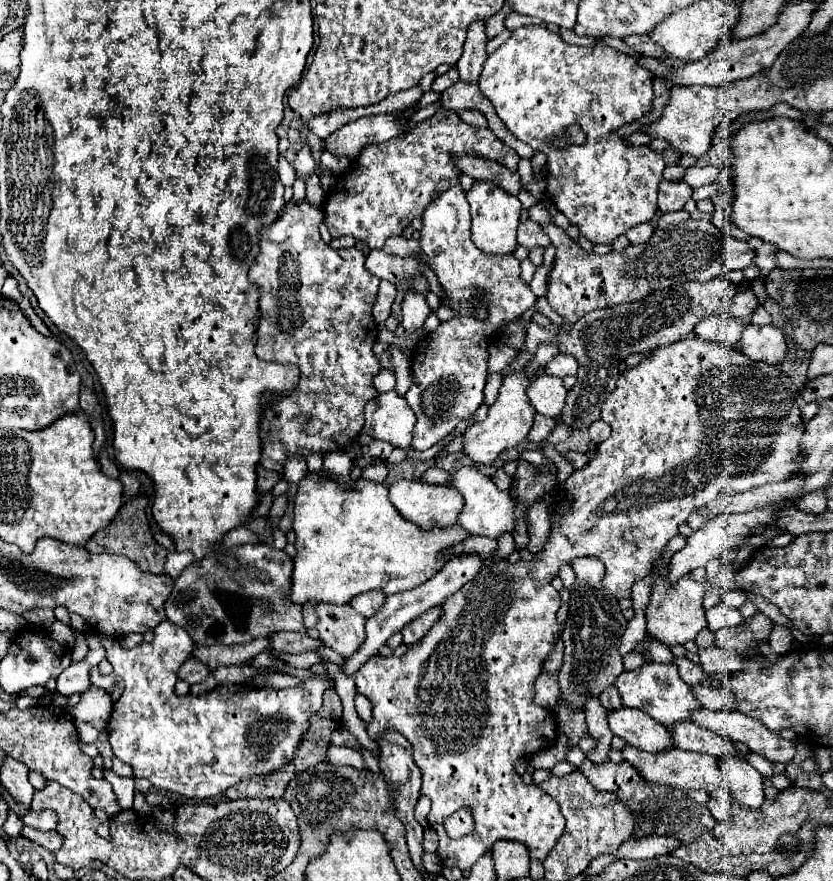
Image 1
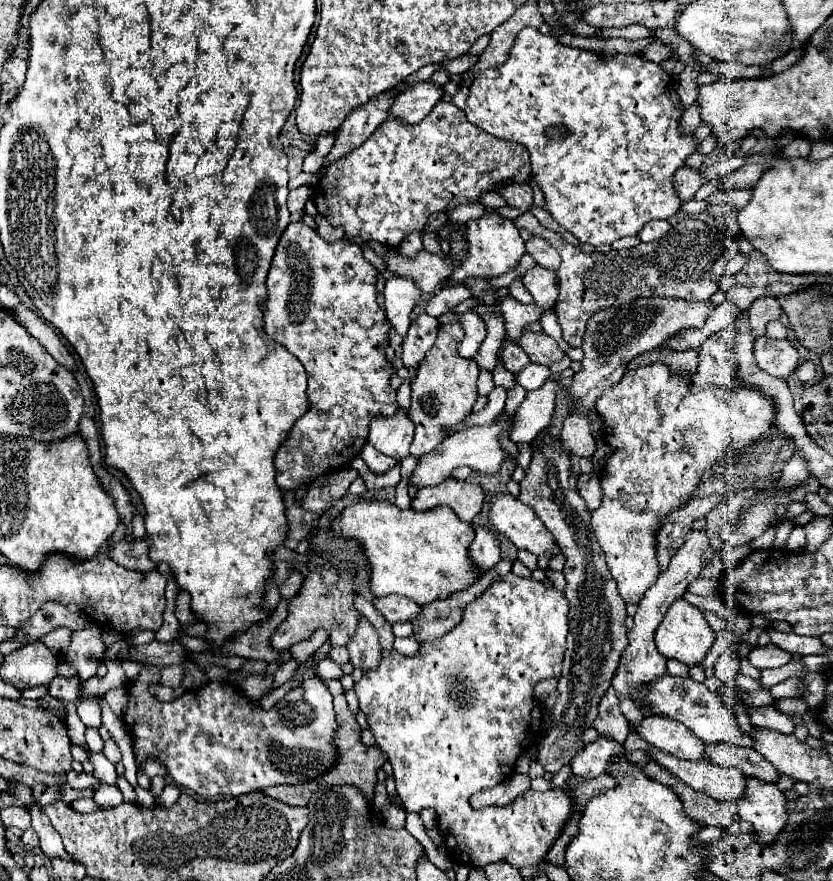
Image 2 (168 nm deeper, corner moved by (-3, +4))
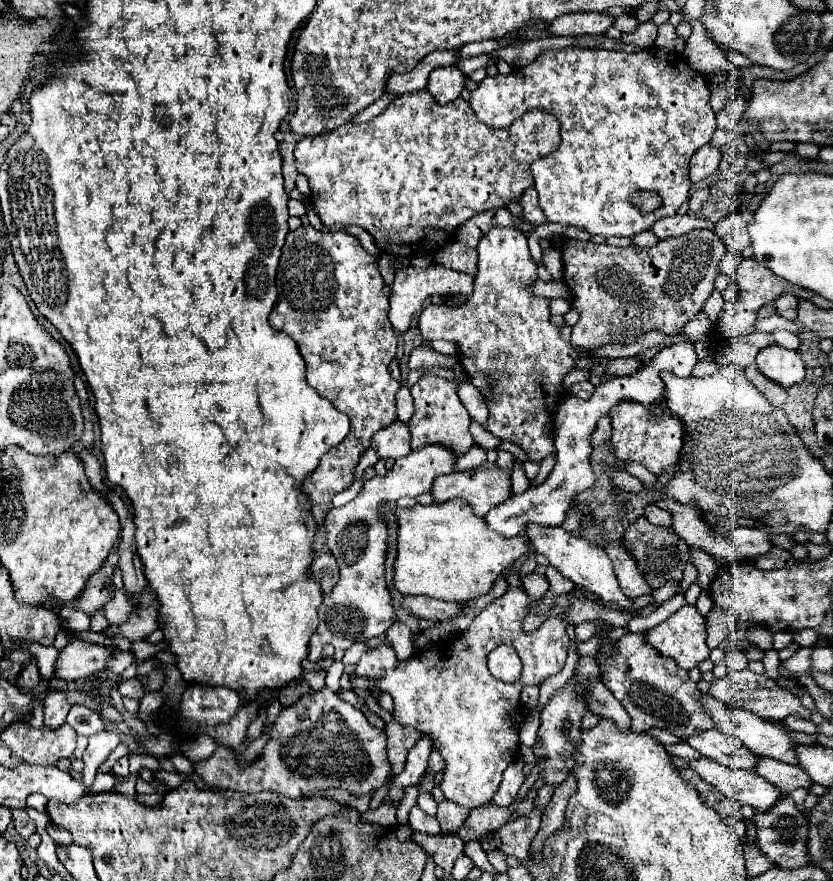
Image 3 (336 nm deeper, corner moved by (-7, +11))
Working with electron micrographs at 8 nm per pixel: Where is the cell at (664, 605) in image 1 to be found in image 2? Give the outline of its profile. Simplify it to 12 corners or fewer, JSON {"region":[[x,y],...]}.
{"region":[[683,597],[655,631],[661,655],[701,663],[715,633]]}

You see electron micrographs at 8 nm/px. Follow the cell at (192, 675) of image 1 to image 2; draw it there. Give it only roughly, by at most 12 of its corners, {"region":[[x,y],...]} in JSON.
{"region":[[185,667],[161,669],[161,685],[179,687]]}

